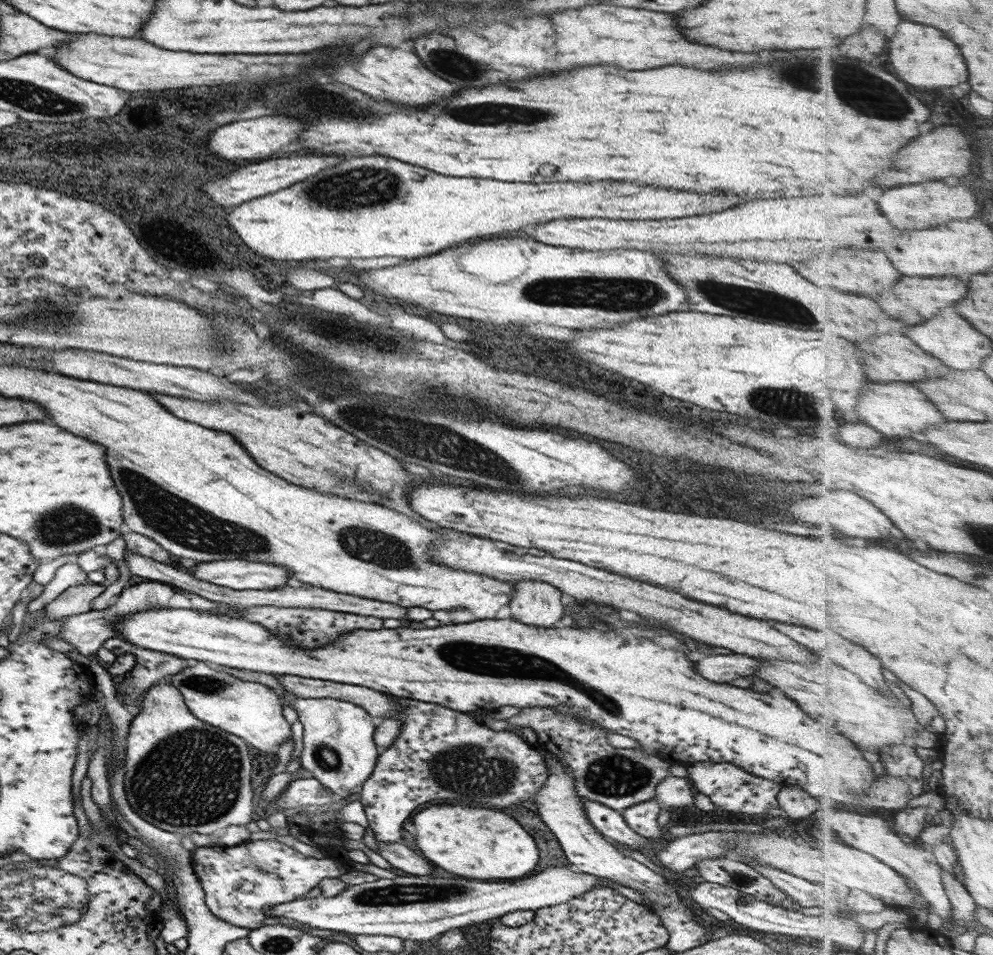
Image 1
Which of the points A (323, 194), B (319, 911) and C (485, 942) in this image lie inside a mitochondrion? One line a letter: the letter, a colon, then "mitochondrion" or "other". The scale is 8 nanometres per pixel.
A: mitochondrion
B: other
C: other

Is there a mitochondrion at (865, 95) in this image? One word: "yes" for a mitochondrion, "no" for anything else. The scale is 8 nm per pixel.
yes

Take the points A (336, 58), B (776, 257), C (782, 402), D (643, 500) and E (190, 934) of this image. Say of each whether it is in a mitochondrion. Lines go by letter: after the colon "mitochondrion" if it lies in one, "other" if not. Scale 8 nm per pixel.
A: other
B: other
C: mitochondrion
D: other
E: other

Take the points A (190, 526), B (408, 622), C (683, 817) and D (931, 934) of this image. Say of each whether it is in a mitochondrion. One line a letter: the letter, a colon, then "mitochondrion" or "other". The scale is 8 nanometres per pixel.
A: mitochondrion
B: other
C: other
D: other

